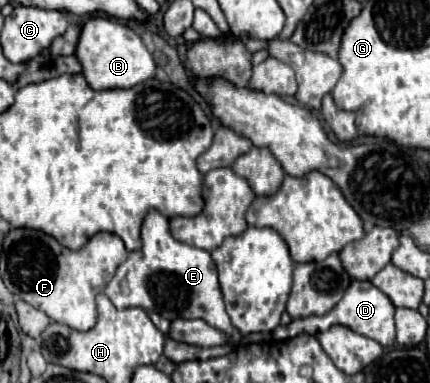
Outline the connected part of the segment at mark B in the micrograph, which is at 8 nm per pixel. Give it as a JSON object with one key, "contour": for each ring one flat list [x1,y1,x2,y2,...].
{"contour":[[89,18,81,28,75,56,81,62,83,76,87,78,93,90,129,88,143,80,153,78,155,74,155,60,147,46,143,44,141,36,135,34,129,26,121,24,119,20]]}

